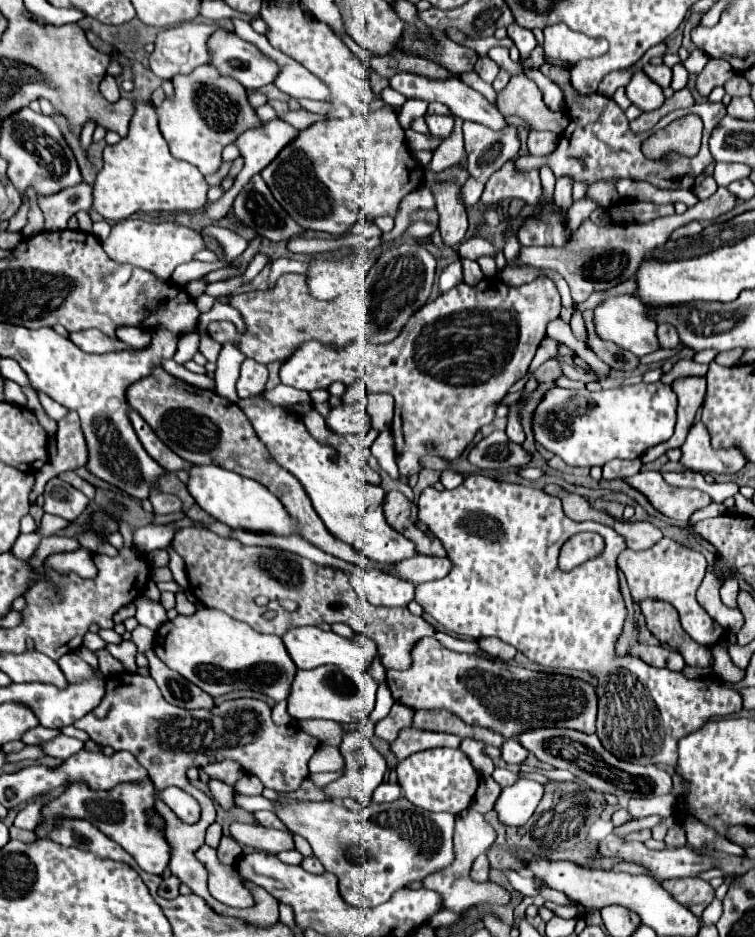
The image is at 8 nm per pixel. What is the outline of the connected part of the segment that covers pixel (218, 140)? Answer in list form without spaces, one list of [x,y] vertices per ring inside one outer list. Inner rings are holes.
[[[212,65],[196,67],[188,75],[174,75],[172,85],[172,99],[164,99],[162,105],[156,107],[160,133],[176,159],[192,163],[204,175],[218,171],[222,163],[222,149],[228,143],[234,143],[234,139],[250,127],[264,125],[258,119],[256,109],[248,103],[246,89],[236,83],[236,79],[220,75]]]

